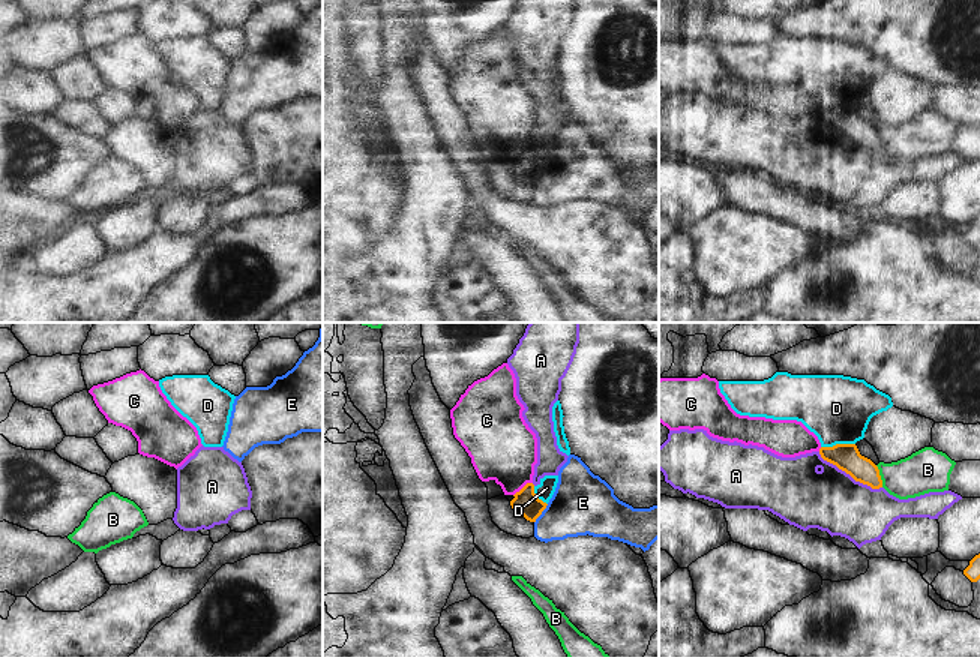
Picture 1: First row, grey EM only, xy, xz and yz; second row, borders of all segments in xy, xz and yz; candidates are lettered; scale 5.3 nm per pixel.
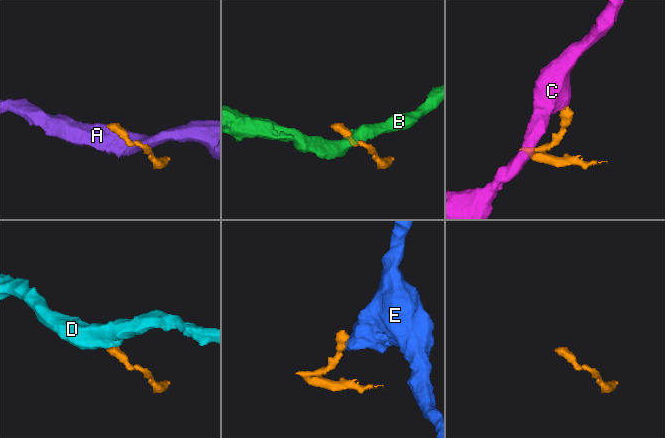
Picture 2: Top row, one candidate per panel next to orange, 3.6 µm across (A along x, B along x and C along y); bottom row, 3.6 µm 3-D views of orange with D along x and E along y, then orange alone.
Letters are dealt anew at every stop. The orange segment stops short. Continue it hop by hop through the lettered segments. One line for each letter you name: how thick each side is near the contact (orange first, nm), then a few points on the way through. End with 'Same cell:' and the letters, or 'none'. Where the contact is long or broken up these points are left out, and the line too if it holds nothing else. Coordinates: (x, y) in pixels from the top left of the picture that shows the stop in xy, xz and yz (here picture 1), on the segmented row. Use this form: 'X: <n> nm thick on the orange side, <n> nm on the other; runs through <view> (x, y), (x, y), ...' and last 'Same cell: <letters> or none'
Same cell: none

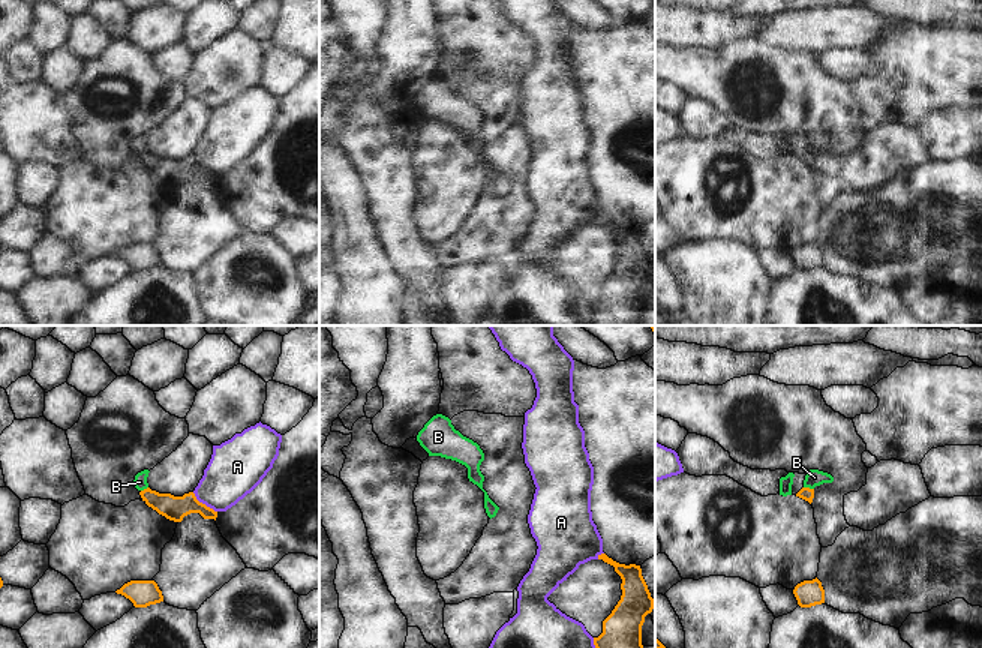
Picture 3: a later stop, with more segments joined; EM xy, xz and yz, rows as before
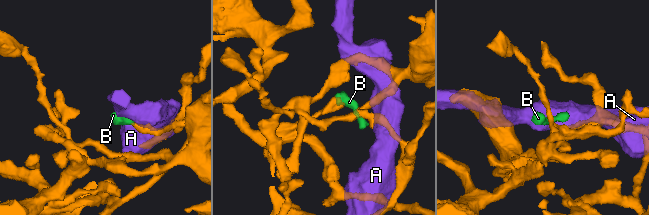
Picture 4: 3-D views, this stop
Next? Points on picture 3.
Same cell: none

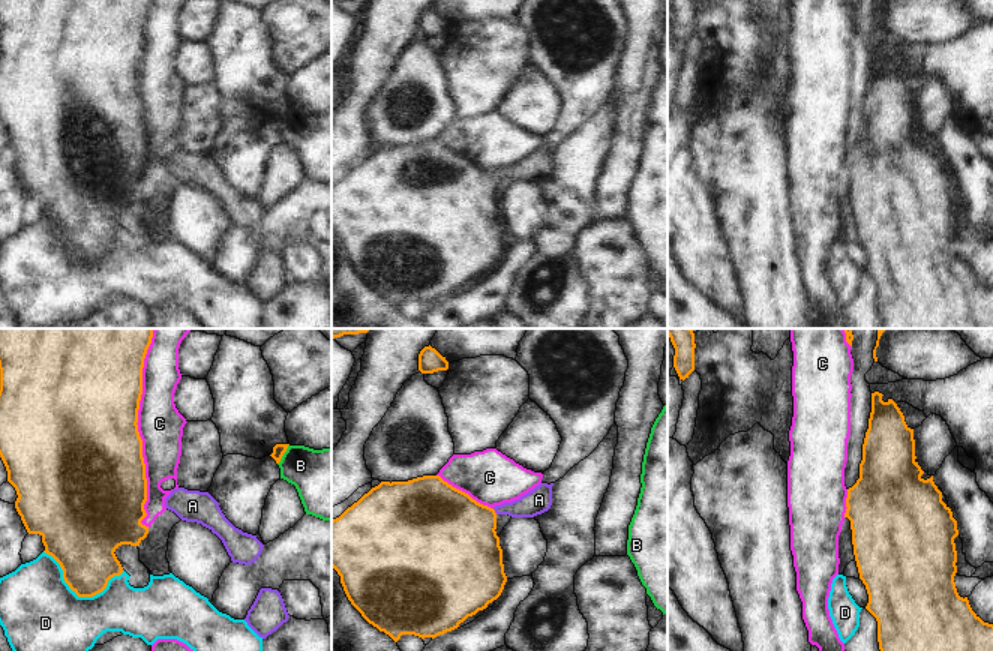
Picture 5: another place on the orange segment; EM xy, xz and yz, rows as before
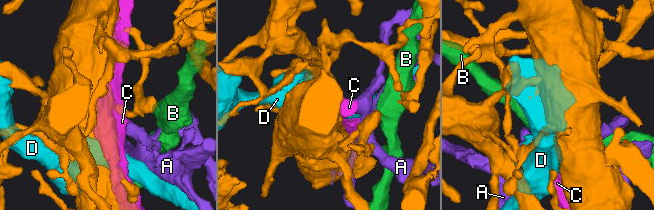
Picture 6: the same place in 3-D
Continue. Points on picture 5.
A: 440 nm thick on the orange side, 140 nm on the other; runs through xz (455, 537), (464, 528), (494, 512), (525, 507), (539, 500)
Same cell: A

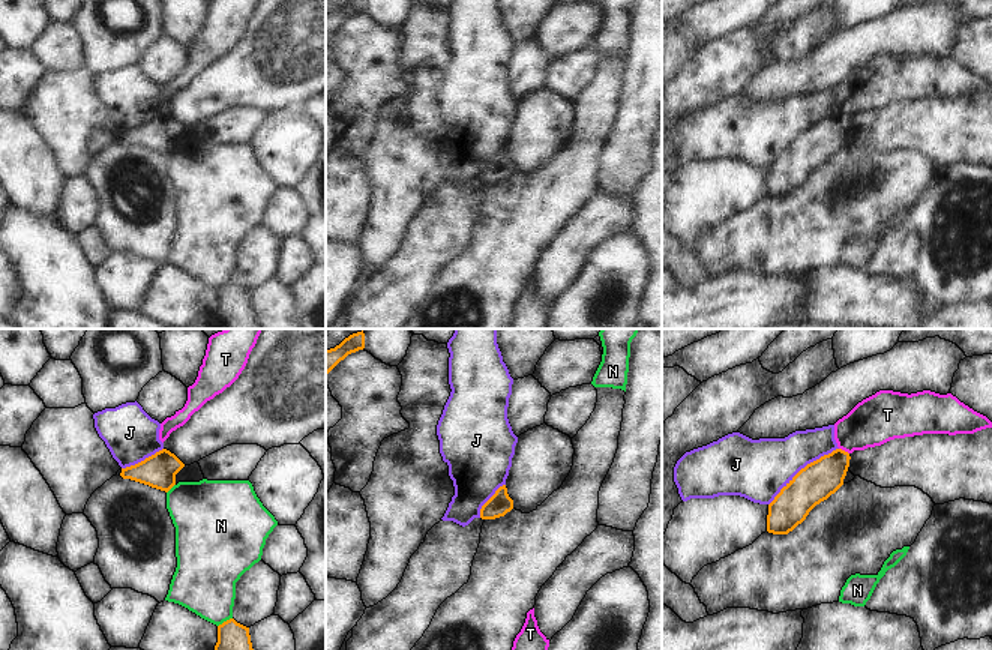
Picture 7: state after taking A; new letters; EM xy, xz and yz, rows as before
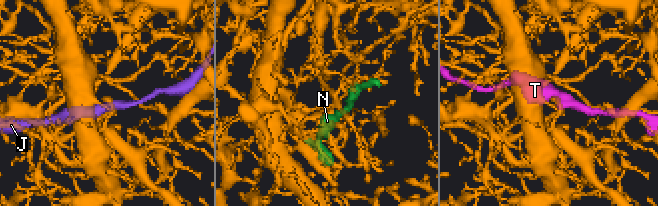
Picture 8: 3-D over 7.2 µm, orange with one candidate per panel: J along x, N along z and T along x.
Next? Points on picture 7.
Same cell: none

